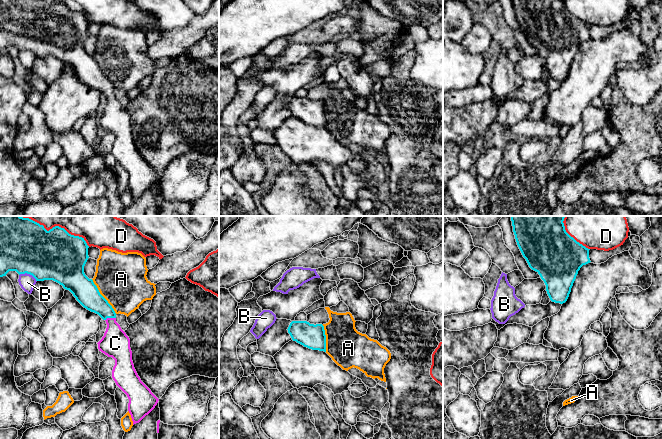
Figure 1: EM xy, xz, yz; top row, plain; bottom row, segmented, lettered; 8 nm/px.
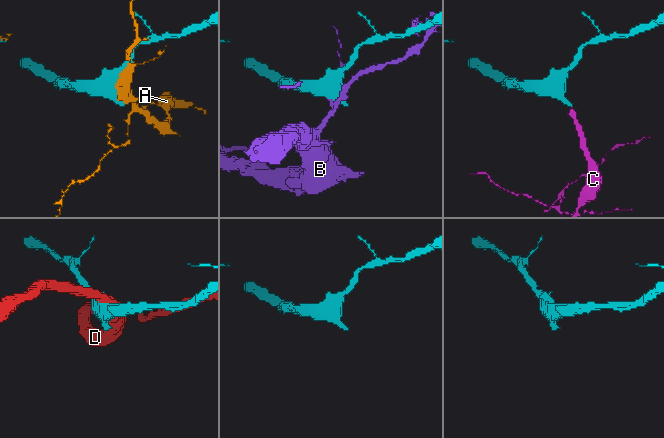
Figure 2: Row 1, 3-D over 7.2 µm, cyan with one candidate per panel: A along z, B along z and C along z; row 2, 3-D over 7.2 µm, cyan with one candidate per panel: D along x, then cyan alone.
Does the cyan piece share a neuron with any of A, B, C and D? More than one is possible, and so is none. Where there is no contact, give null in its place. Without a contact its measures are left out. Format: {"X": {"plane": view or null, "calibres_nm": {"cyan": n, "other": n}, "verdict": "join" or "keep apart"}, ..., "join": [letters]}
{"A": {"plane": "xy", "calibres_nm": {"cyan": 190, "other": 400}, "verdict": "keep apart"}, "B": {"plane": "xy", "calibres_nm": {"cyan": 420, "other": 130}, "verdict": "keep apart"}, "C": {"plane": "xy", "calibres_nm": {"cyan": 190, "other": 220}, "verdict": "join"}, "D": {"plane": "yz", "calibres_nm": {"cyan": 400, "other": 480}, "verdict": "keep apart"}, "join": ["C"]}

